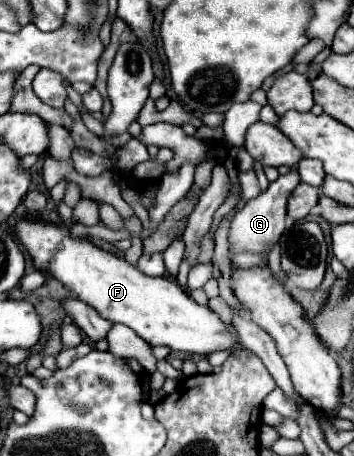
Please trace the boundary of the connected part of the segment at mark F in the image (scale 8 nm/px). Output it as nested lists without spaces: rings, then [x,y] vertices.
[[[22,219],[16,223],[16,237],[24,245],[24,251],[32,257],[36,269],[46,271],[52,277],[56,277],[58,281],[62,281],[64,287],[68,287],[74,297],[78,297],[80,301],[94,307],[104,319],[130,327],[148,345],[164,345],[164,347],[170,347],[172,351],[196,353],[196,355],[206,357],[214,351],[234,351],[236,345],[240,343],[238,333],[232,325],[228,327],[218,317],[218,313],[214,313],[208,305],[196,303],[178,283],[166,279],[166,277],[146,277],[134,265],[126,263],[124,259],[120,259],[108,251],[94,247],[86,239],[72,239],[70,229],[66,225],[52,225],[52,223],[36,221],[36,219]]]

